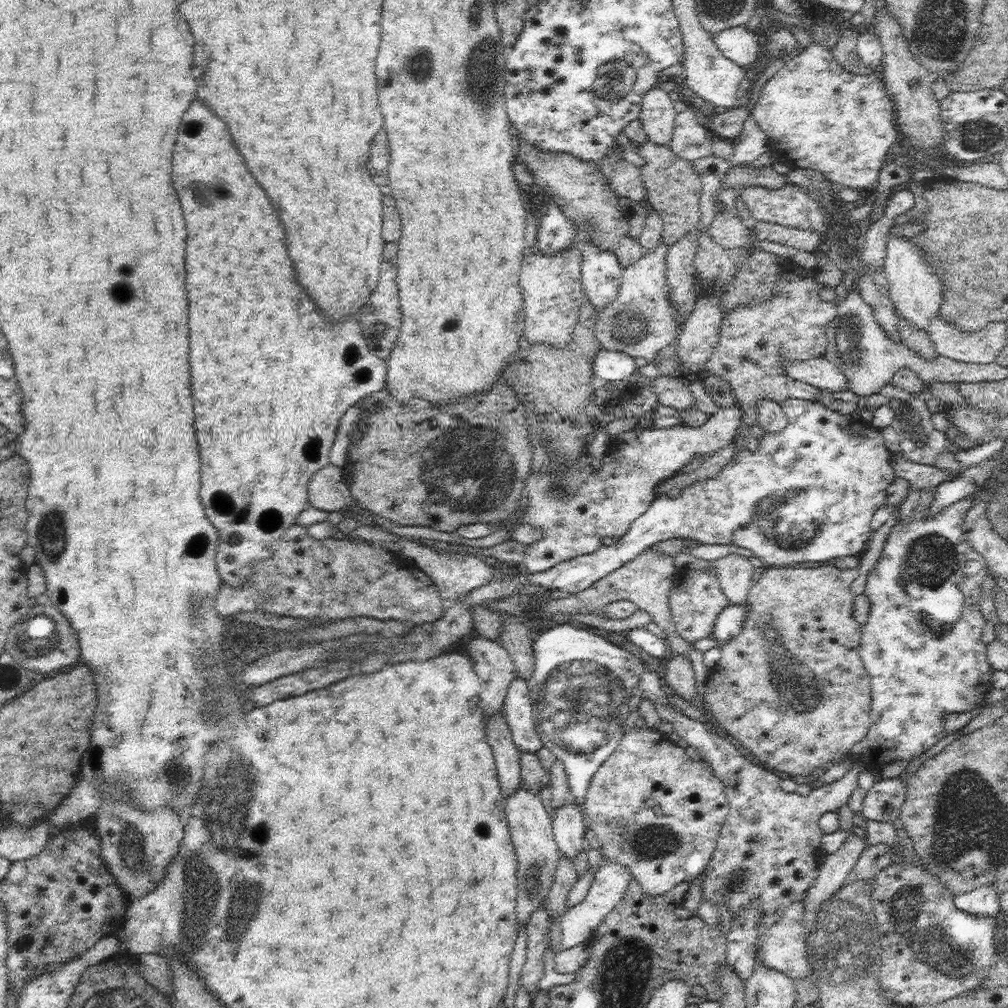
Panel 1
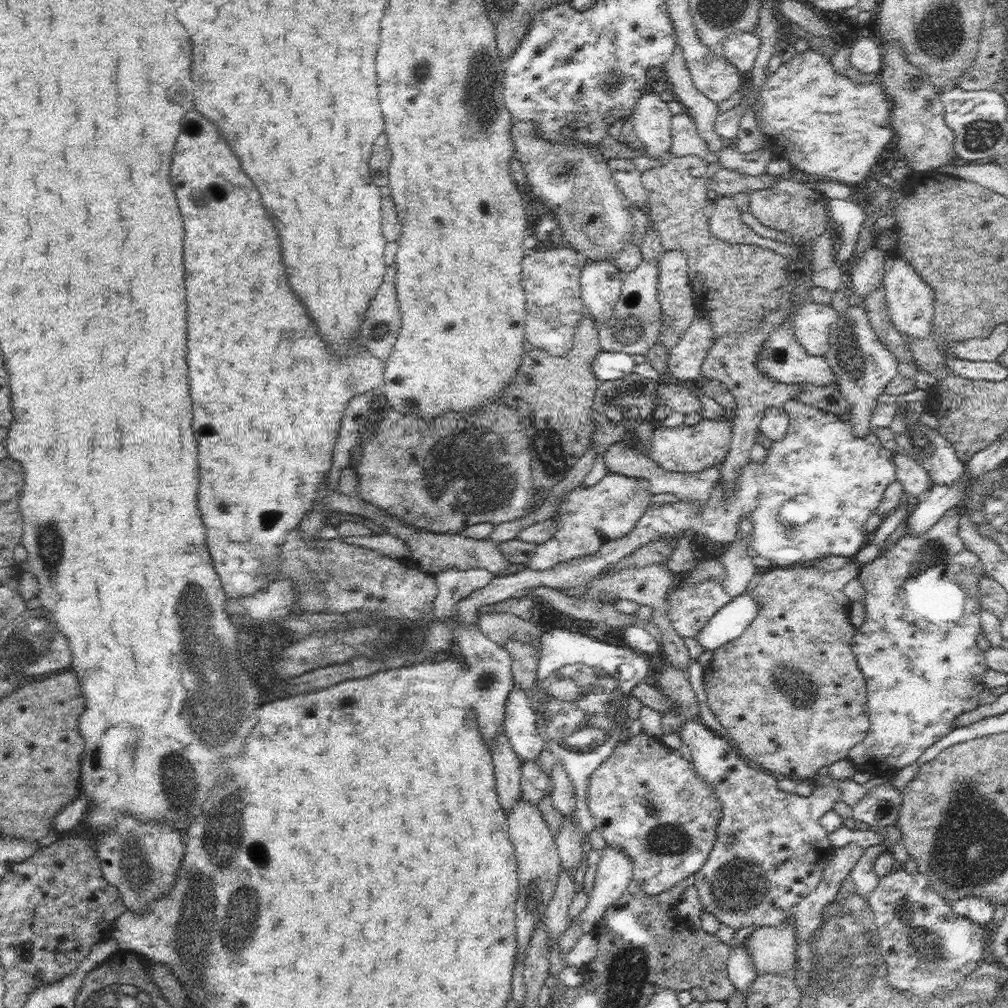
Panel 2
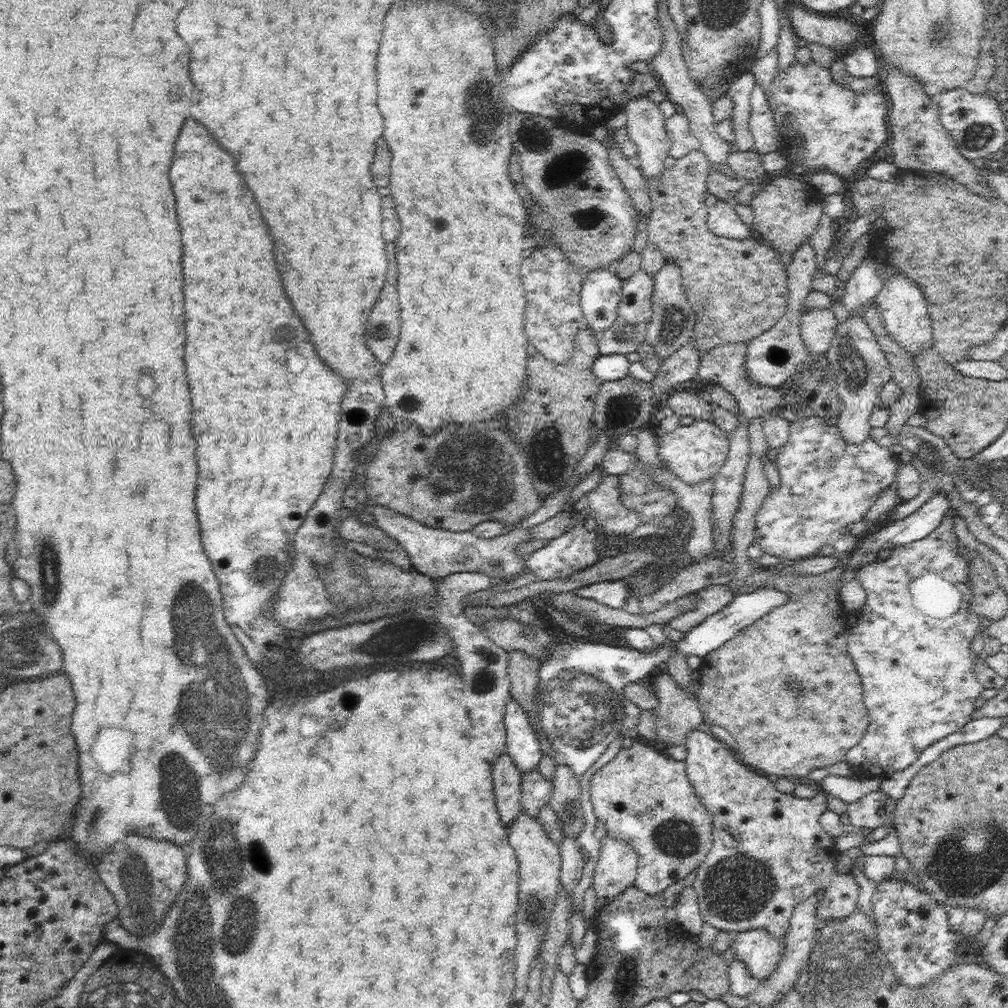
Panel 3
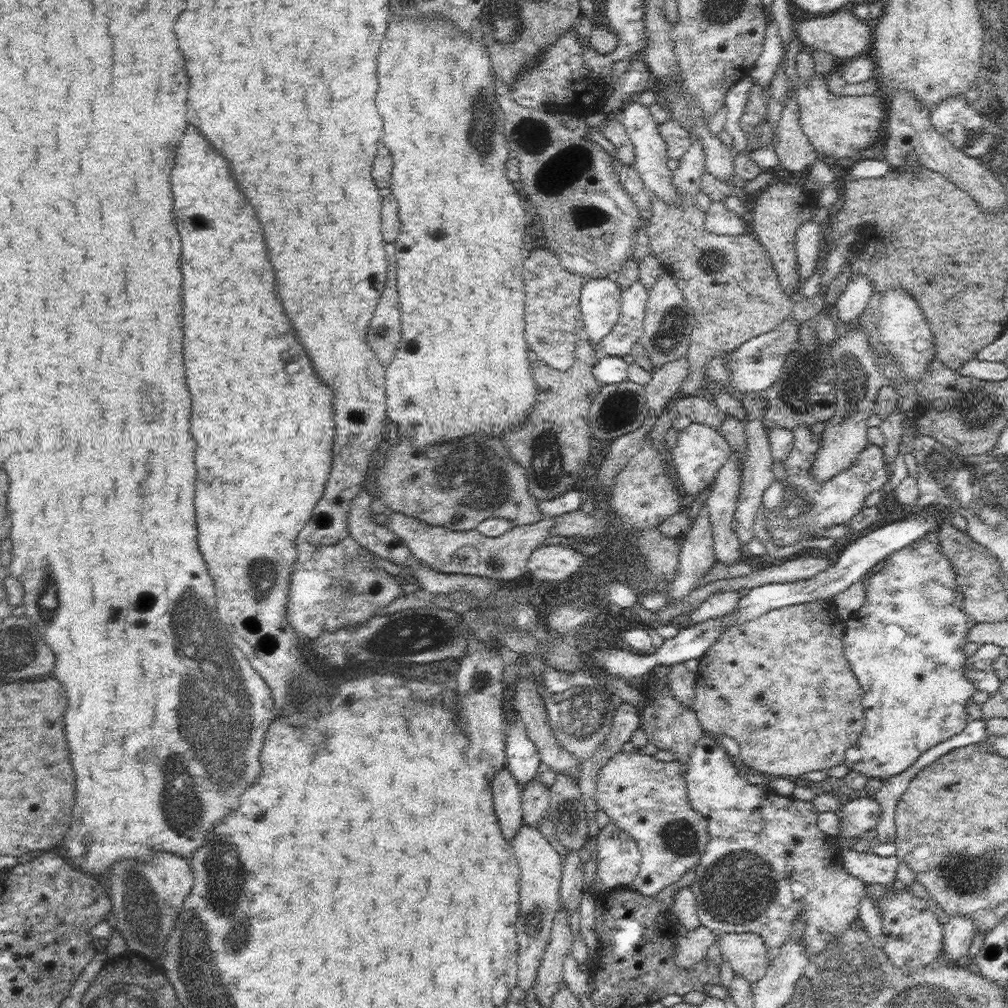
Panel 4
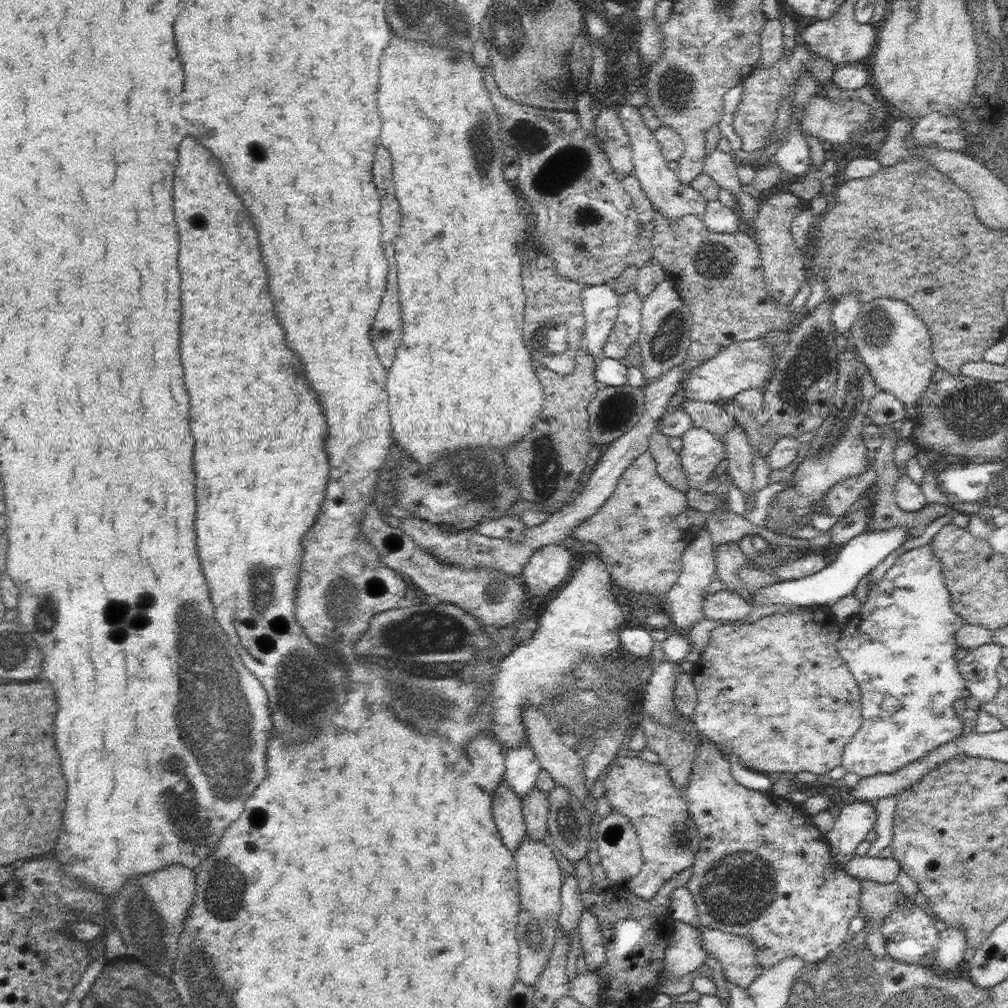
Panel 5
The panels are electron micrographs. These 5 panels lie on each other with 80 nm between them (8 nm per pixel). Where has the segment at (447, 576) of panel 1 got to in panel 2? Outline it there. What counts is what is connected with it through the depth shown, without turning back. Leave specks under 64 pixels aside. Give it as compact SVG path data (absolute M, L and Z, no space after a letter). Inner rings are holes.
M443 568L432 572L437 582L437 595L428 618L431 621L443 620L451 624L451 616L457 614L457 604L478 588L484 588L494 577L485 568Z

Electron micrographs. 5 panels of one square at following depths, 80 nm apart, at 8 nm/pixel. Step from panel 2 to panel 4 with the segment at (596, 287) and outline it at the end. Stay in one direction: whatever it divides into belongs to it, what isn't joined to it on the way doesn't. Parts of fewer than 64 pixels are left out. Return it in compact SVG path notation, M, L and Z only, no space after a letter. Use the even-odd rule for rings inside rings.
M614 277L594 278L584 281L580 306L583 314L583 334L598 348L600 342L619 319L621 311L621 286Z

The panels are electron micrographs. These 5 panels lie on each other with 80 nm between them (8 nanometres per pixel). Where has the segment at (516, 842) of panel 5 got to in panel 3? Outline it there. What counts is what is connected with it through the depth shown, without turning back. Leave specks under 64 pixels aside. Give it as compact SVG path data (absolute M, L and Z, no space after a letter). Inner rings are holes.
M508 752L502 753L493 764L492 780L493 791L496 794L496 806L504 827L512 825L516 820L521 806L521 772L516 768Z

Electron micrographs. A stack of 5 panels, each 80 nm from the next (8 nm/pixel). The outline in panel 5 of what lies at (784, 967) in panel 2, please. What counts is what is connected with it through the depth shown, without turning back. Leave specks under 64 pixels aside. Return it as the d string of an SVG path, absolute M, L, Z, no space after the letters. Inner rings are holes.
M698 921L692 925L701 932L703 949L716 958L726 979L736 987L748 989L762 974L762 968L757 968L756 964L755 944L749 936L711 929Z

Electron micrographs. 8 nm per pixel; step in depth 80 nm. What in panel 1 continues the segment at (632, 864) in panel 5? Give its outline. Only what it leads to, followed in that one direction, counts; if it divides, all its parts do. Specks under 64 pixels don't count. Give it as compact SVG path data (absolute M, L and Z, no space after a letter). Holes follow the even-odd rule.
M606 861L593 875L594 878L586 898L580 904L572 908L568 907L560 920L563 936L561 944L564 949L572 948L591 938L596 927L604 922L606 915L622 900L633 878L629 868L623 867L618 861Z

